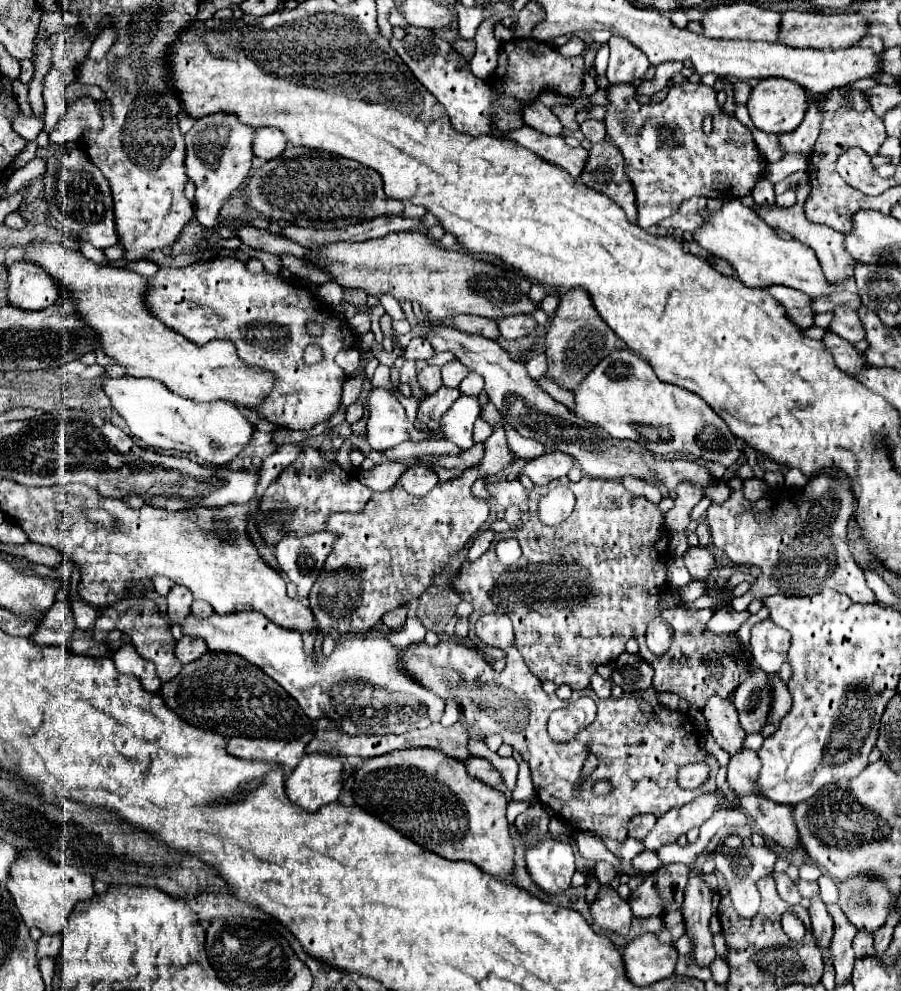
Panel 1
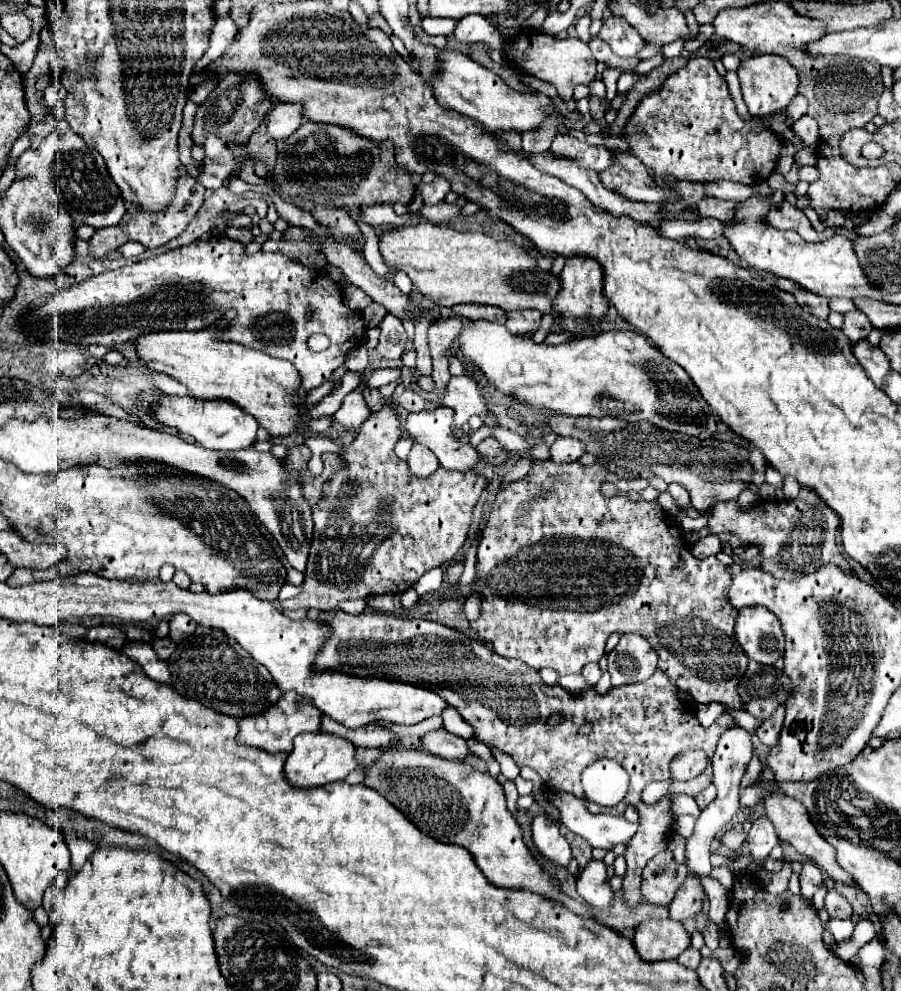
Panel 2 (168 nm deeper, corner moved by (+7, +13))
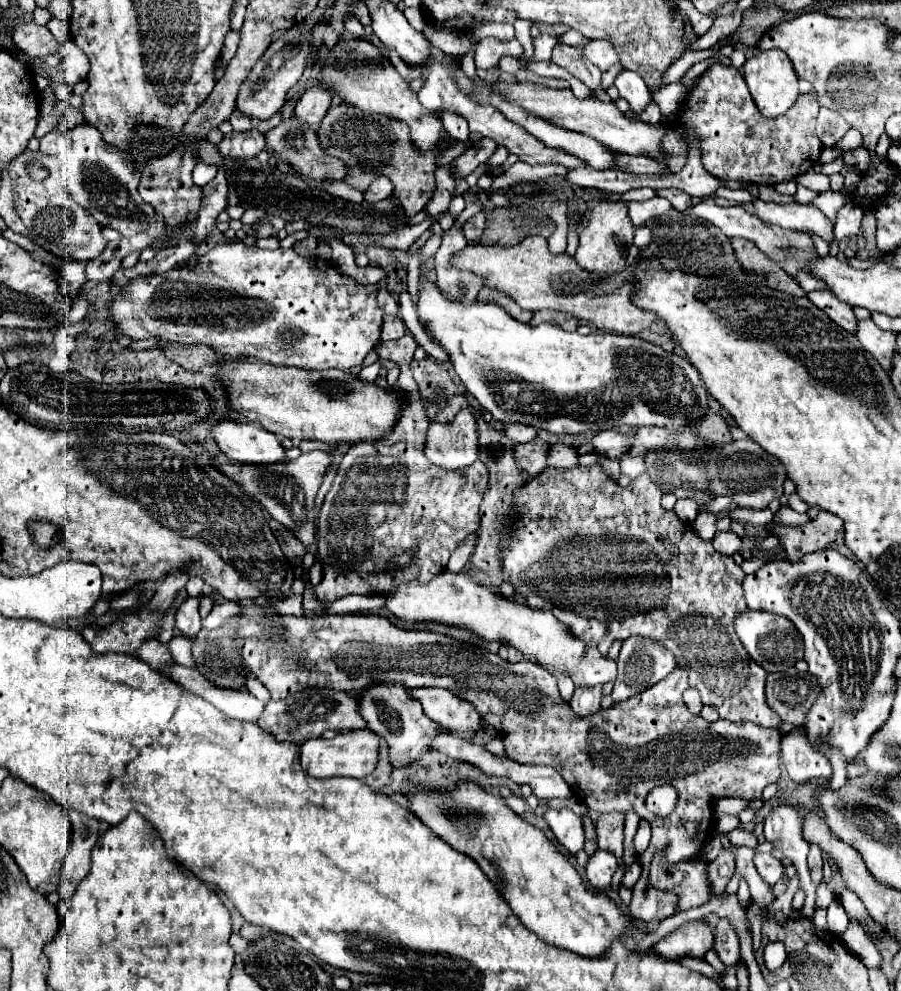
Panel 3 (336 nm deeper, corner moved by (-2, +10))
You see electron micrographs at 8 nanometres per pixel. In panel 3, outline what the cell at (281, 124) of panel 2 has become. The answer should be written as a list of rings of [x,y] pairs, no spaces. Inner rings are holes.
[[[311,87],[309,91],[305,91],[301,95],[301,99],[295,105],[293,115],[299,117],[299,121],[315,127],[321,123],[321,119],[325,117],[325,113],[331,107],[331,93],[323,87]]]

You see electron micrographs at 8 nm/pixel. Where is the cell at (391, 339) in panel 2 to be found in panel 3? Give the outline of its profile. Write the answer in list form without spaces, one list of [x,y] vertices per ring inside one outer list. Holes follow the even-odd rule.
[[[405,333],[393,341],[379,341],[375,351],[379,357],[391,359],[401,367],[401,375],[397,379],[395,389],[399,393],[407,391],[407,409],[399,413],[399,421],[395,421],[395,429],[381,437],[379,441],[359,441],[359,445],[351,445],[345,457],[339,463],[333,487],[325,495],[325,501],[319,511],[319,541],[317,541],[317,555],[323,561],[323,579],[313,587],[315,597],[329,605],[345,595],[389,595],[401,583],[411,579],[419,579],[419,583],[431,581],[439,571],[443,573],[443,565],[431,559],[431,553],[451,553],[479,529],[479,505],[483,493],[489,485],[489,471],[481,461],[471,463],[465,469],[447,471],[429,463],[423,455],[425,447],[425,431],[429,427],[427,415],[423,413],[423,401],[417,389],[417,383],[411,373],[411,359],[417,349],[417,341],[411,333]],[[411,551],[417,563],[411,563],[401,569],[389,569],[387,561],[395,553]]]

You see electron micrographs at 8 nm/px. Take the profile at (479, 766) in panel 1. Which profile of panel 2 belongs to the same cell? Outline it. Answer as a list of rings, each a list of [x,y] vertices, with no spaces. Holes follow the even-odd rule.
[[[444,728],[440,730],[432,730],[428,734],[424,734],[420,738],[422,746],[440,758],[448,758],[448,760],[464,760],[466,756],[470,756],[470,750],[466,746],[466,740],[460,736],[454,736],[450,732],[446,732]]]

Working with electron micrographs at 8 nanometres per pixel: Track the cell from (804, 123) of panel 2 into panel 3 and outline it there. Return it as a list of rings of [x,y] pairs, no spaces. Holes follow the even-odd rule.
[[[821,107],[819,117],[817,117],[817,133],[825,147],[831,147],[835,141],[839,141],[847,129],[849,129],[849,125],[839,113]]]

